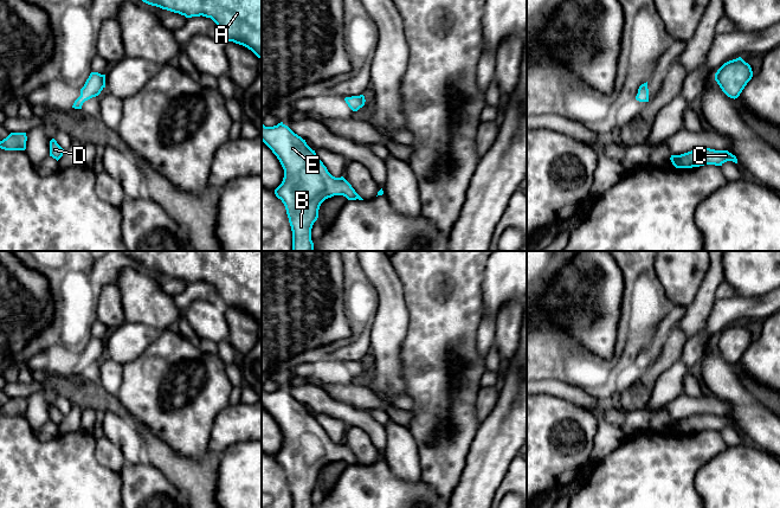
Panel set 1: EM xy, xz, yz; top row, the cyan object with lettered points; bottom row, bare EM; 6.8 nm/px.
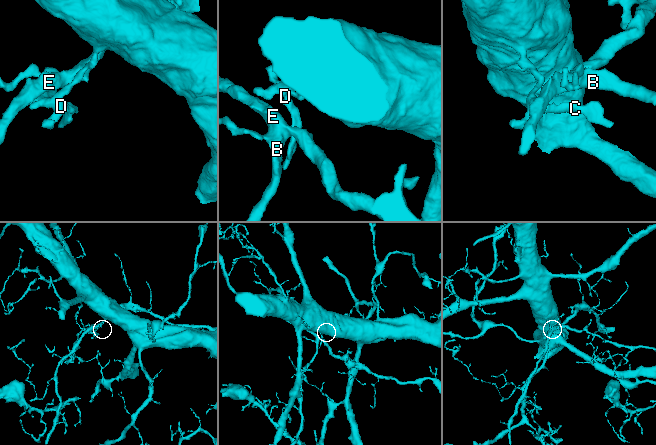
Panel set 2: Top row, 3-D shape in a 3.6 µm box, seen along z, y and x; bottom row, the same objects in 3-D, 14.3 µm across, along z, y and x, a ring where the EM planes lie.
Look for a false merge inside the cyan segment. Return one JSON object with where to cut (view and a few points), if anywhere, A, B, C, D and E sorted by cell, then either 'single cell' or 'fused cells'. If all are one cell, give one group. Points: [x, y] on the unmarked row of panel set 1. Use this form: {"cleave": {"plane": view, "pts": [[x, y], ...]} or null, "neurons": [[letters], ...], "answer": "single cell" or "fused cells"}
{"cleave": {"plane": "xy", "pts": [[81, 360], [84, 362], [84, 366]]}, "neurons": [["A"], ["B", "C", "D", "E"]], "answer": "fused cells"}

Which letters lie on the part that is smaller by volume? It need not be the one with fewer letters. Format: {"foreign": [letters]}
{"foreign": ["B", "C", "D", "E"]}

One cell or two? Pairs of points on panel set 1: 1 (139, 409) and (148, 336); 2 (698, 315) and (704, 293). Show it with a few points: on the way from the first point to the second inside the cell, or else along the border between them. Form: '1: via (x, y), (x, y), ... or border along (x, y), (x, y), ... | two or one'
1: border along (161, 332), (137, 357), (124, 364) | two
2: via (700, 309), (704, 298) | one

